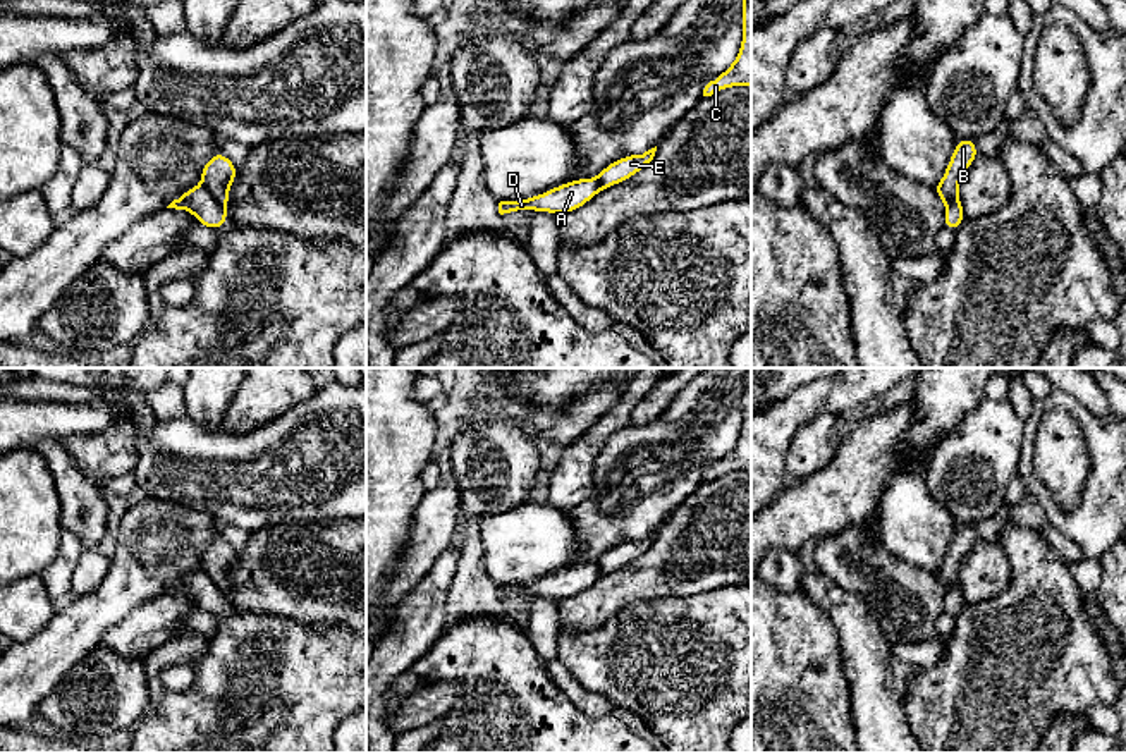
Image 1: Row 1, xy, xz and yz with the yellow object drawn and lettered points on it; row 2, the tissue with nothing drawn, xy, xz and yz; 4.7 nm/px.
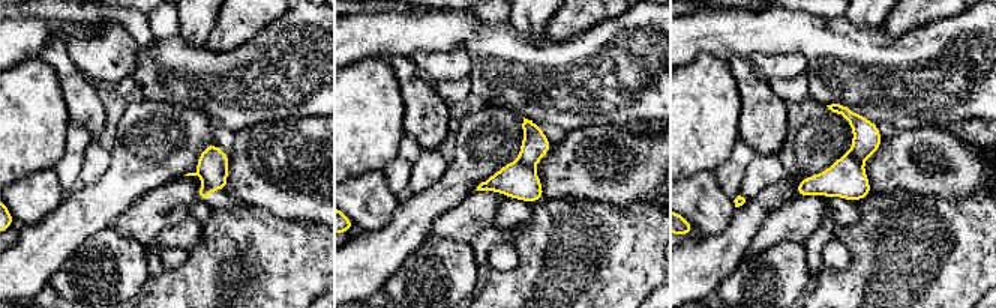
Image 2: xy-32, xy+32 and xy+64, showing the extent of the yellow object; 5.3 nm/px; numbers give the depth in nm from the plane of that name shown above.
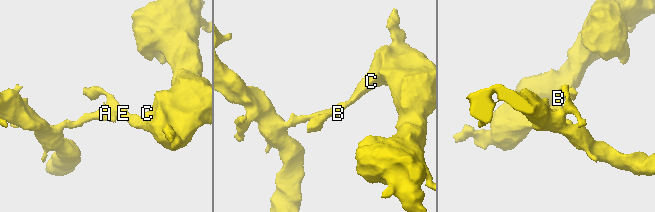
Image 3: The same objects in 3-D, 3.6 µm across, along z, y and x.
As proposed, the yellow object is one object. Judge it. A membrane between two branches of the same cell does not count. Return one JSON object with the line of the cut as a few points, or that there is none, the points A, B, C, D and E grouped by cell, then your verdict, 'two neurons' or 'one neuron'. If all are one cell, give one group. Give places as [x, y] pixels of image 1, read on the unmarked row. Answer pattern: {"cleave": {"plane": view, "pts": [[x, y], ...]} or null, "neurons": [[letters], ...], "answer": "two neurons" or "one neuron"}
{"cleave": {"plane": "xy", "pts": [[201, 569], [224, 592]]}, "neurons": [["A", "D"], ["B", "C", "E"]], "answer": "two neurons"}

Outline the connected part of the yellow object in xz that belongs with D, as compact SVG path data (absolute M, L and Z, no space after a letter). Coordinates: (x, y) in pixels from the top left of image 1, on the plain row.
M576 564L554 574L545 576L540 581L531 581L517 586L500 586L499 598L511 598L517 595L548 597L548 598L571 598L588 588L602 576L597 564Z

